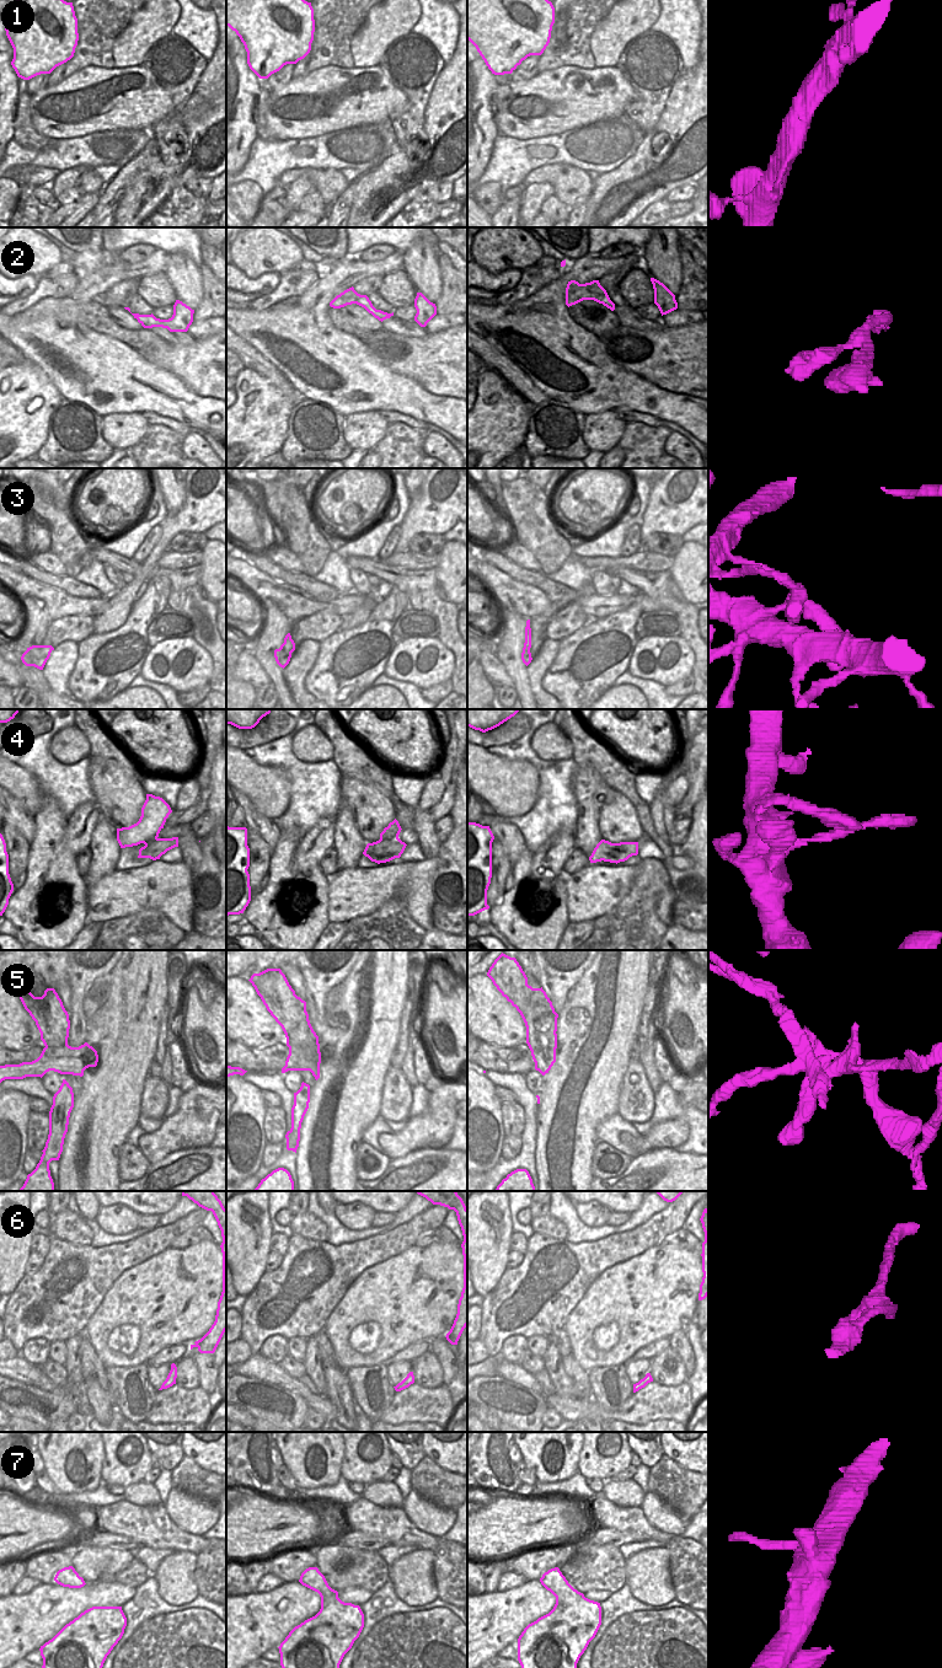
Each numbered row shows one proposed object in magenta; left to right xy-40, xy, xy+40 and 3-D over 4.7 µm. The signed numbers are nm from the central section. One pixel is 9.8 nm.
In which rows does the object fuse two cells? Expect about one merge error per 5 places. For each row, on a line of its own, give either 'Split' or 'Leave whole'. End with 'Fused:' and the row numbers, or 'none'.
1: Leave whole
2: Leave whole
3: Split
4: Leave whole
5: Split
6: Leave whole
7: Leave whole
Fused: 3, 5.

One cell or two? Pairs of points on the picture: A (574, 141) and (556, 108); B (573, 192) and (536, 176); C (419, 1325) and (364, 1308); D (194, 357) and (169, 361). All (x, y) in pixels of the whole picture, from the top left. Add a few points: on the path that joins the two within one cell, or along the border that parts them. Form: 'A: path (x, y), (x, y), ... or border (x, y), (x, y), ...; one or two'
A: border (595, 121), (582, 127), (540, 138); two
B: path (565, 183), (557, 176), (545, 176); one
C: path (406, 1312), (378, 1309); one
D: path (188, 359), (175, 359); one

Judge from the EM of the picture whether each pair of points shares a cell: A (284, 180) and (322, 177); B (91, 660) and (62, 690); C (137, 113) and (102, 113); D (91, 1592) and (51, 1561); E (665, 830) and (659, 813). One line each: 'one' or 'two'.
A: one
B: two
C: one
D: two
E: one

